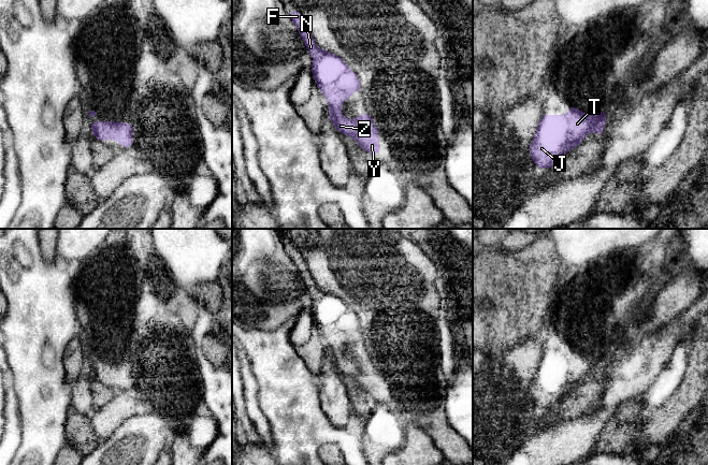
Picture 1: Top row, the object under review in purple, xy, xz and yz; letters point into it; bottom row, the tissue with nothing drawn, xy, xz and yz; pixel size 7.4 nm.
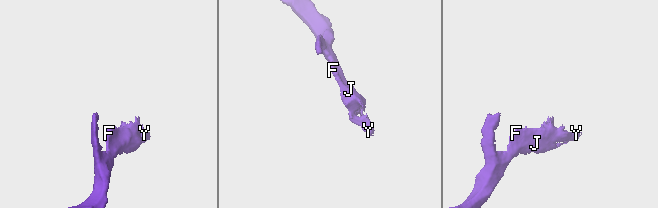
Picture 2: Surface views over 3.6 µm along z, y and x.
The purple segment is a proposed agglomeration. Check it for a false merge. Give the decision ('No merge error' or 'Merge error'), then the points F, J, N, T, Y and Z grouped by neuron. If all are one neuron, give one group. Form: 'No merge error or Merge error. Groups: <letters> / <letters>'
No merge error. Groups: F J N T Y Z

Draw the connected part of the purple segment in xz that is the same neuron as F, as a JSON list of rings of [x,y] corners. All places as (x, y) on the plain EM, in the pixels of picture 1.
[[[299,251],[287,252],[297,266],[307,291],[314,300],[312,314],[318,329],[330,344],[328,357],[337,372],[352,377],[359,387],[373,396],[380,394],[378,370],[370,353],[358,357],[355,361],[346,360],[341,355],[343,343],[350,338],[355,331],[362,333],[358,316],[347,309],[343,299],[319,289],[305,260]]]

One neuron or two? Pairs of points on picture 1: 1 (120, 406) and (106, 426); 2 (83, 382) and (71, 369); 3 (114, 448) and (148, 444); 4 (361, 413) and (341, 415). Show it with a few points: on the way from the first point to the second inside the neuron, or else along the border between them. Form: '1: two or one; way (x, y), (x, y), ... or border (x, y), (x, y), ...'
1: one; way (116, 411), (106, 421)
2: two; border (80, 374), (70, 383)
3: one; way (123, 448), (133, 448), (140, 444)
4: two; border (345, 390), (350, 405), (350, 416), (346, 423)

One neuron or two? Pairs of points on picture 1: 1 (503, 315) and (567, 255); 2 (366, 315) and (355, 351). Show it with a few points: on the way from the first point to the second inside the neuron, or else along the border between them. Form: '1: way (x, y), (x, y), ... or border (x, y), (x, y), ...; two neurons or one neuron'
1: border (551, 240), (558, 258), (561, 261); two neurons
2: border (364, 342), (364, 347), (367, 351); two neurons

